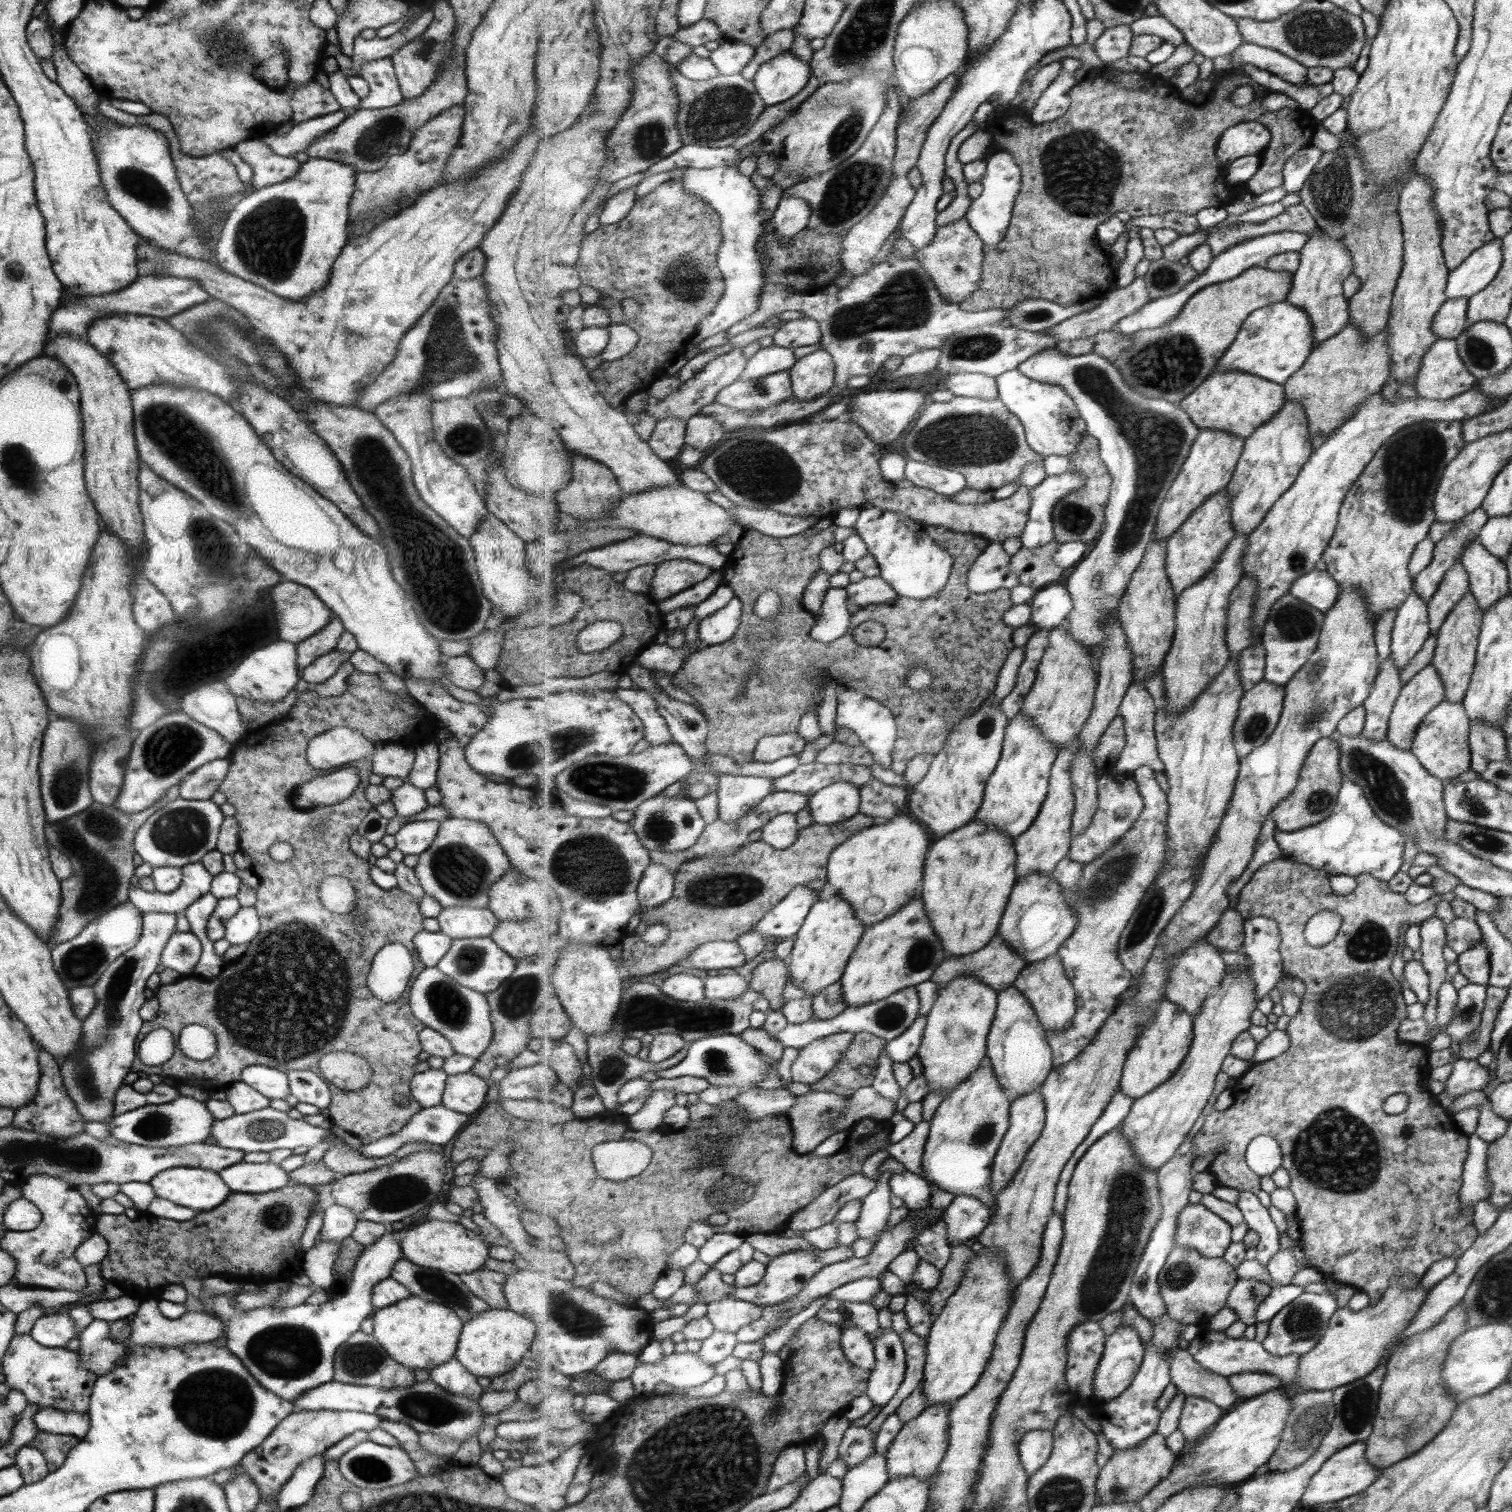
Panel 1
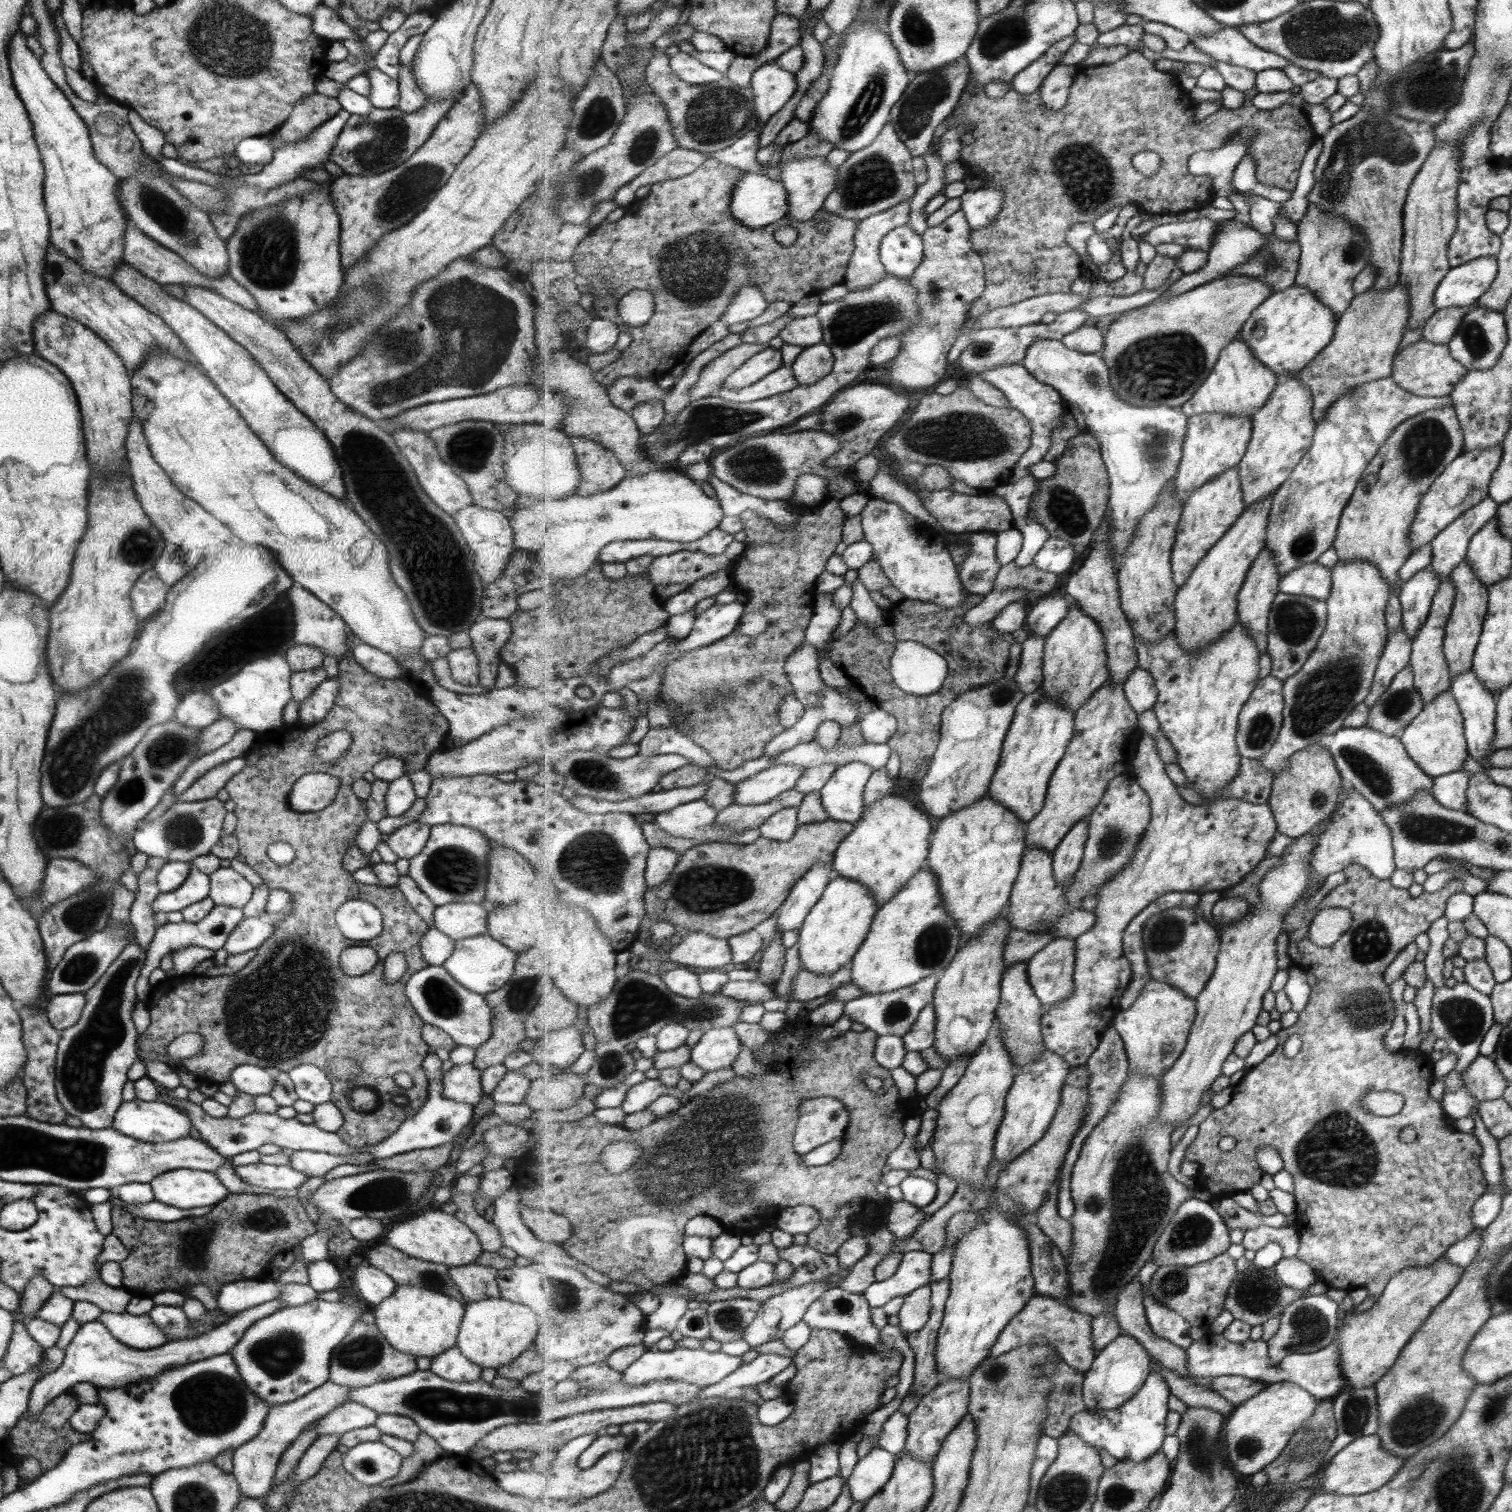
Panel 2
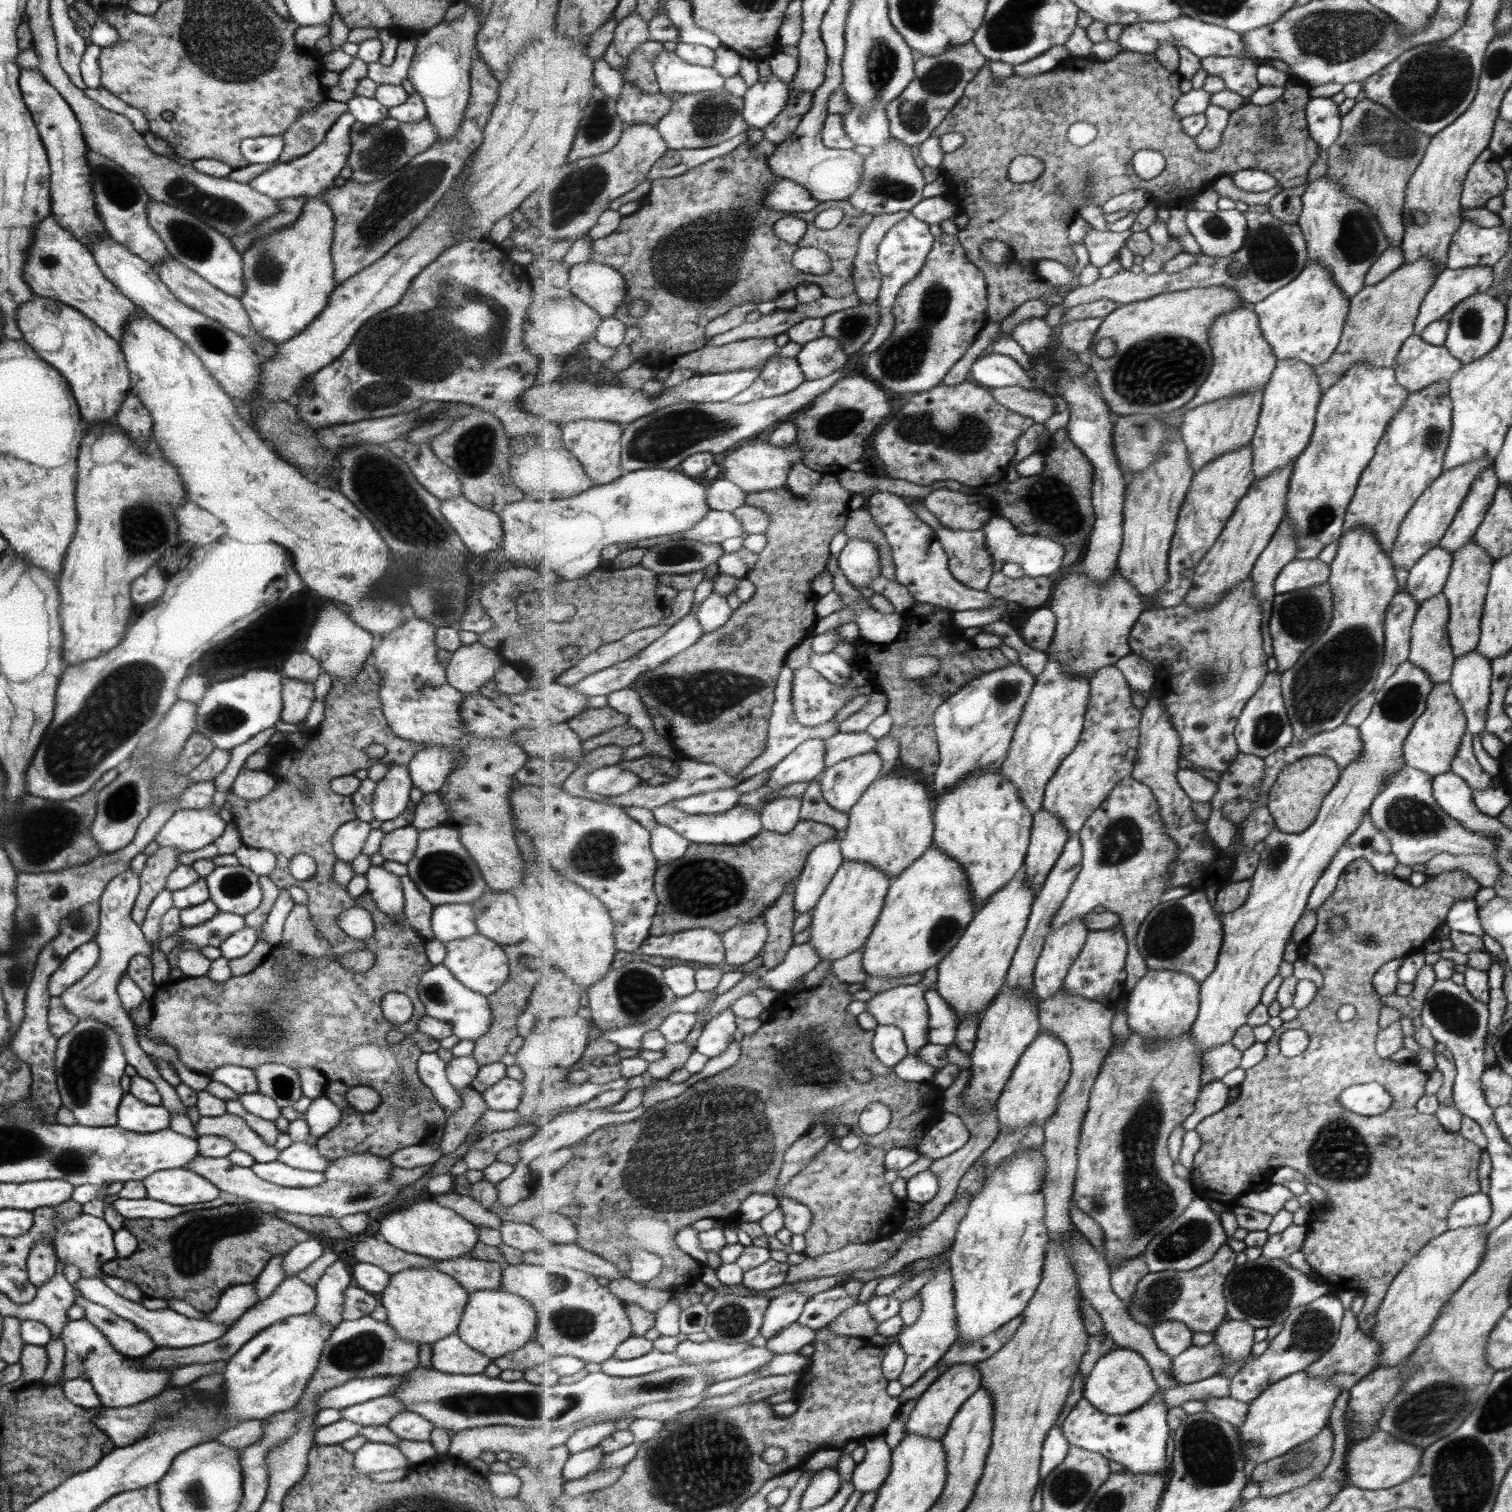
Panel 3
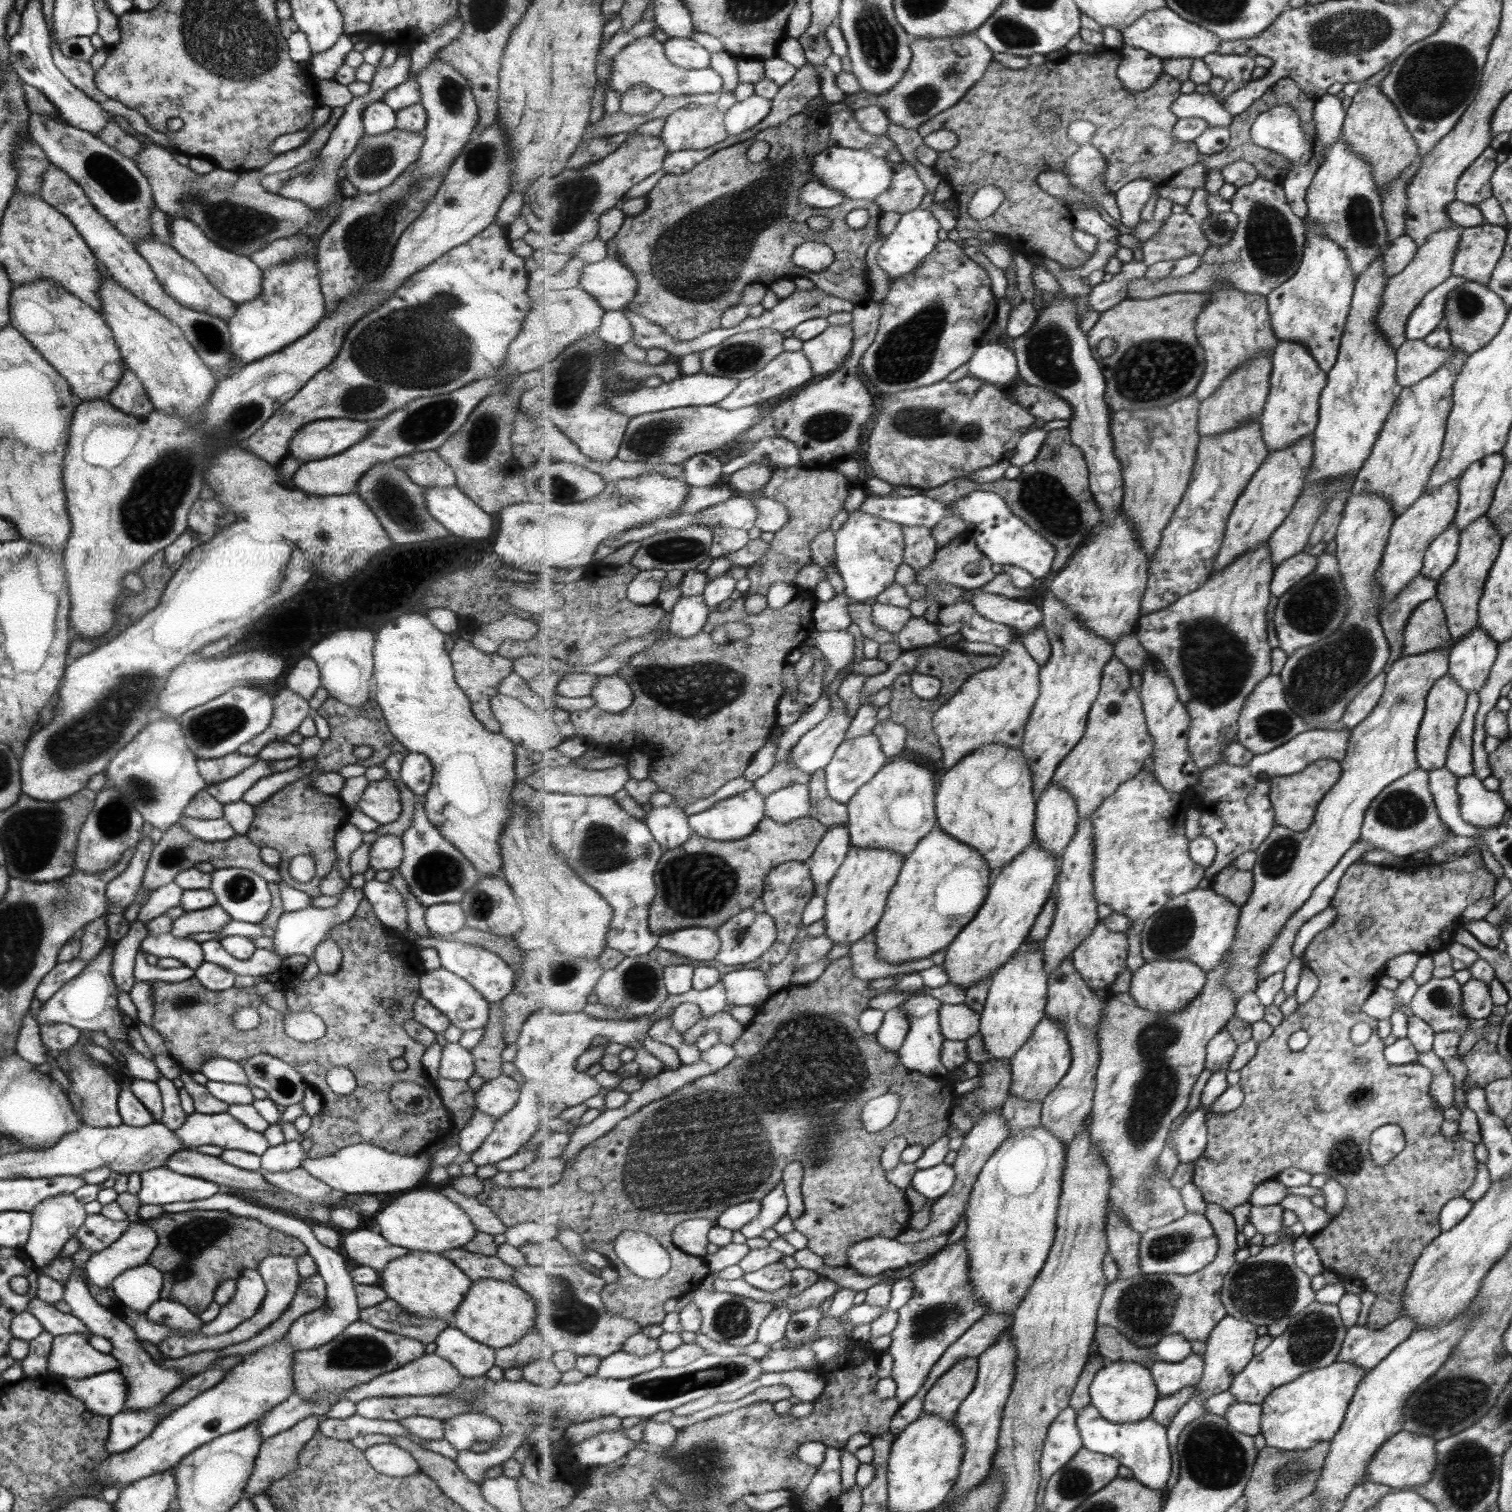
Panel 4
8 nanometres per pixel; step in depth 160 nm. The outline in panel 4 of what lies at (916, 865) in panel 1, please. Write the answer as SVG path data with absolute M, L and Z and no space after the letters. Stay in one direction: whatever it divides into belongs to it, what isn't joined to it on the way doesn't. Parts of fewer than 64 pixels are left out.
M901 757L889 760L848 804L847 827L852 846L894 850L908 857L937 827L935 791L935 776L927 767Z

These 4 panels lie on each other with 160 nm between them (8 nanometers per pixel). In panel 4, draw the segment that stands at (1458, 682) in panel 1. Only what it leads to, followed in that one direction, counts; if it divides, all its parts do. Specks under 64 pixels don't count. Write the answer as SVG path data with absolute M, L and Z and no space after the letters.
M1486 514L1476 518L1463 530L1458 532L1458 547L1455 560L1436 581L1435 598L1441 603L1446 627L1452 643L1457 643L1474 626L1477 625L1477 605L1482 595L1482 588L1495 557L1497 556L1503 536L1495 530Z

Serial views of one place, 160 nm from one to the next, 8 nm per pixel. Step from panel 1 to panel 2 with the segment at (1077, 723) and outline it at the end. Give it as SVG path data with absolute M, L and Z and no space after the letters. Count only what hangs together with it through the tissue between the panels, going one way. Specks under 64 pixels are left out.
M1070 597L1068 599L1070 609L1065 620L1062 620L1053 629L1053 632L1045 637L1042 688L1051 698L1059 698L1059 703L1063 703L1063 707L1077 713L1079 709L1083 709L1083 706L1087 705L1089 698L1099 691L1099 688L1110 681L1110 656L1107 652L1107 636L1104 634L1102 626L1082 609L1077 599Z

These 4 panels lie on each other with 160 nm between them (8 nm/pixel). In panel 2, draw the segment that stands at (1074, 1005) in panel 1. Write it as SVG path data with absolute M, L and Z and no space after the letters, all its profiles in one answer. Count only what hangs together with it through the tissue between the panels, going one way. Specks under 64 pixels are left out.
M1055 938L1028 960L1031 986L1047 1008L1073 994L1077 952L1075 938Z

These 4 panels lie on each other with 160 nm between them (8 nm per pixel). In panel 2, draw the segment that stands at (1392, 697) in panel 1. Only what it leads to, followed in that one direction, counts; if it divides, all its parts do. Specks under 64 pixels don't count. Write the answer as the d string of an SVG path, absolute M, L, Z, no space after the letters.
M1400 626L1387 637L1382 657L1379 658L1377 669L1374 671L1373 685L1364 701L1368 708L1374 706L1390 683L1394 681L1395 674L1408 665L1410 647L1411 639L1406 636Z

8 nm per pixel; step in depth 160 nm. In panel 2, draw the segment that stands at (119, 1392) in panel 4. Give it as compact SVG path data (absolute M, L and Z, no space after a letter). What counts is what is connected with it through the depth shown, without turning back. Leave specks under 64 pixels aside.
M273 1299L235 1313L226 1321L213 1326L211 1330L199 1332L196 1337L167 1340L154 1349L143 1350L135 1350L121 1344L111 1336L105 1325L97 1320L83 1323L71 1342L64 1348L65 1355L59 1368L39 1377L32 1384L28 1399L28 1420L35 1422L36 1415L43 1410L43 1407L59 1394L64 1391L68 1392L75 1384L89 1383L94 1387L107 1388L125 1386L129 1383L141 1382L141 1380L151 1378L169 1367L183 1366L218 1354L229 1353L248 1326L278 1308L282 1308L282 1304L277 1299Z

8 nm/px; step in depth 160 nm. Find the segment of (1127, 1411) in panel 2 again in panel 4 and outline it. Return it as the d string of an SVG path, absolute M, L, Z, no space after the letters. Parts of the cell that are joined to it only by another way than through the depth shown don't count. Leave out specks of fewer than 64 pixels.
M1092 1405L1081 1408L1076 1413L1077 1426L1085 1448L1119 1459L1123 1466L1133 1472L1133 1478L1145 1486L1167 1493L1173 1462L1168 1429L1163 1423L1152 1416L1139 1422L1114 1423Z

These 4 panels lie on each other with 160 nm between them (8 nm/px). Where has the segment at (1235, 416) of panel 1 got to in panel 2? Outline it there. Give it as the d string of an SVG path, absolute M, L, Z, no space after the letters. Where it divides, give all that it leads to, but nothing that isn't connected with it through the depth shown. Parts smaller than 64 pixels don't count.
M1239 336L1223 349L1213 372L1199 387L1198 392L1179 408L1188 417L1213 412L1254 416L1272 397L1278 385L1278 377L1275 371L1258 359L1258 355L1254 354L1254 350L1248 345L1248 342Z

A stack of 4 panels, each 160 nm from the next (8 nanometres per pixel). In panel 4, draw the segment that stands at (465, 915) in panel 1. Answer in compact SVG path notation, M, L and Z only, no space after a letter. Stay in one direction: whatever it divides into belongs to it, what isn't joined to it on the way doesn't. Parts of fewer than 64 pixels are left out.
M435 903L427 906L423 920L428 931L439 936L461 931L465 926L464 912L458 903Z

